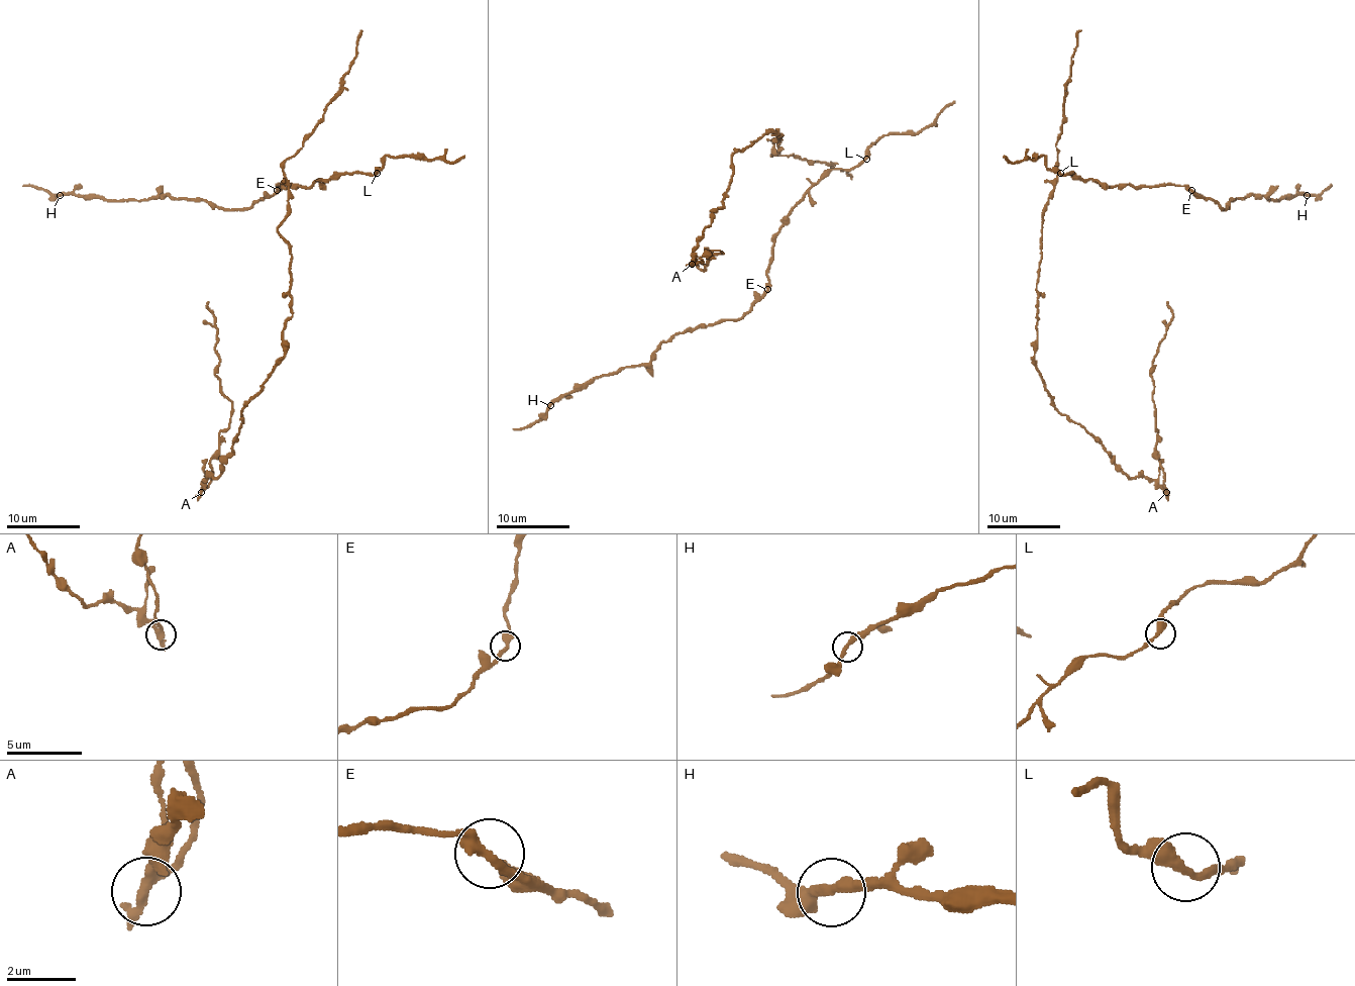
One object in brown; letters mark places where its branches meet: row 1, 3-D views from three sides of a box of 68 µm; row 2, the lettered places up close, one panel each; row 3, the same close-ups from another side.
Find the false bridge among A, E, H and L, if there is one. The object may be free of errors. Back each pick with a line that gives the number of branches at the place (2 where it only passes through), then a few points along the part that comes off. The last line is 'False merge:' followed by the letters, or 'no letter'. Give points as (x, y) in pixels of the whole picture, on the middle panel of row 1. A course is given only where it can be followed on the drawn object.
A: Branches: 2. Course of the part to remove: (692, 264), (721, 253), (705, 249), (710, 253), (705, 256), (703, 271), (699, 266)
False merge: A

